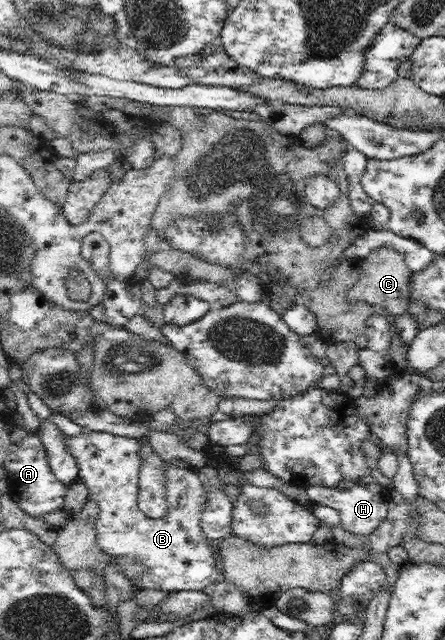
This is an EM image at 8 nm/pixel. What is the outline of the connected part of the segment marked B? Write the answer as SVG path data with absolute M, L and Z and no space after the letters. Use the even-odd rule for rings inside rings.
M89 430L63 439L67 451L77 461L79 480L86 484L89 496L99 507L95 522L99 548L114 558L131 556L144 566L144 573L133 580L137 590L202 591L217 582L219 559L199 525L207 491L197 476L197 469L165 463L164 484L169 508L165 516L152 519L141 512L137 502L141 470L141 443L137 439Z

